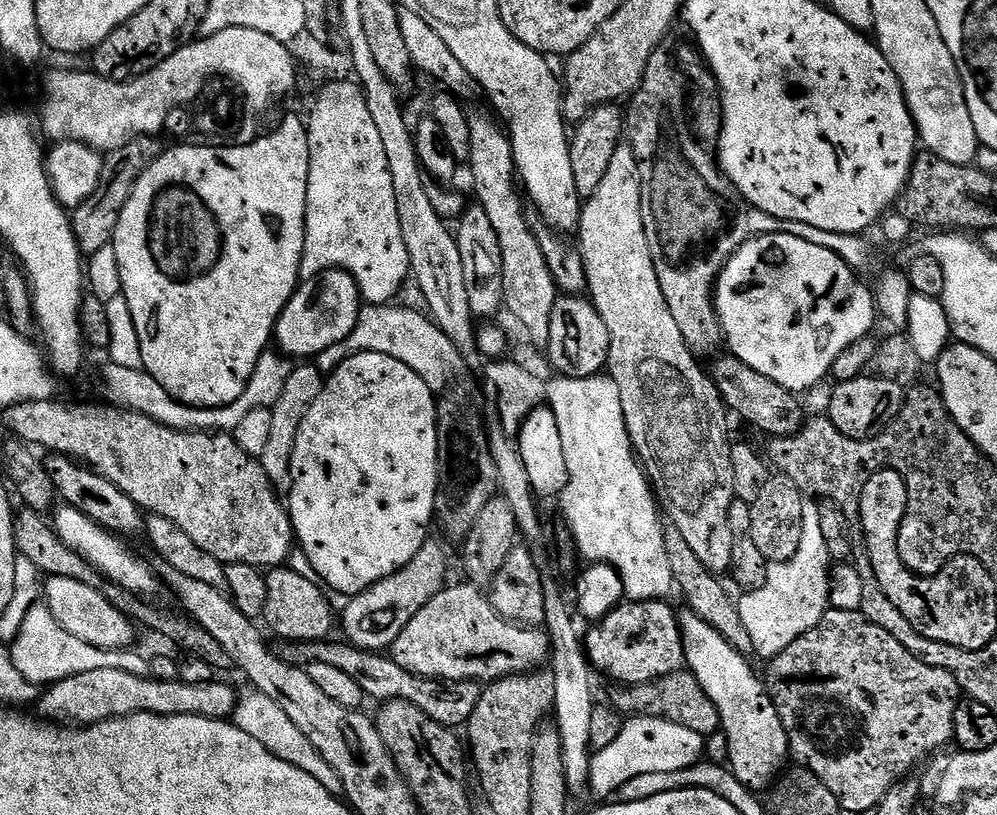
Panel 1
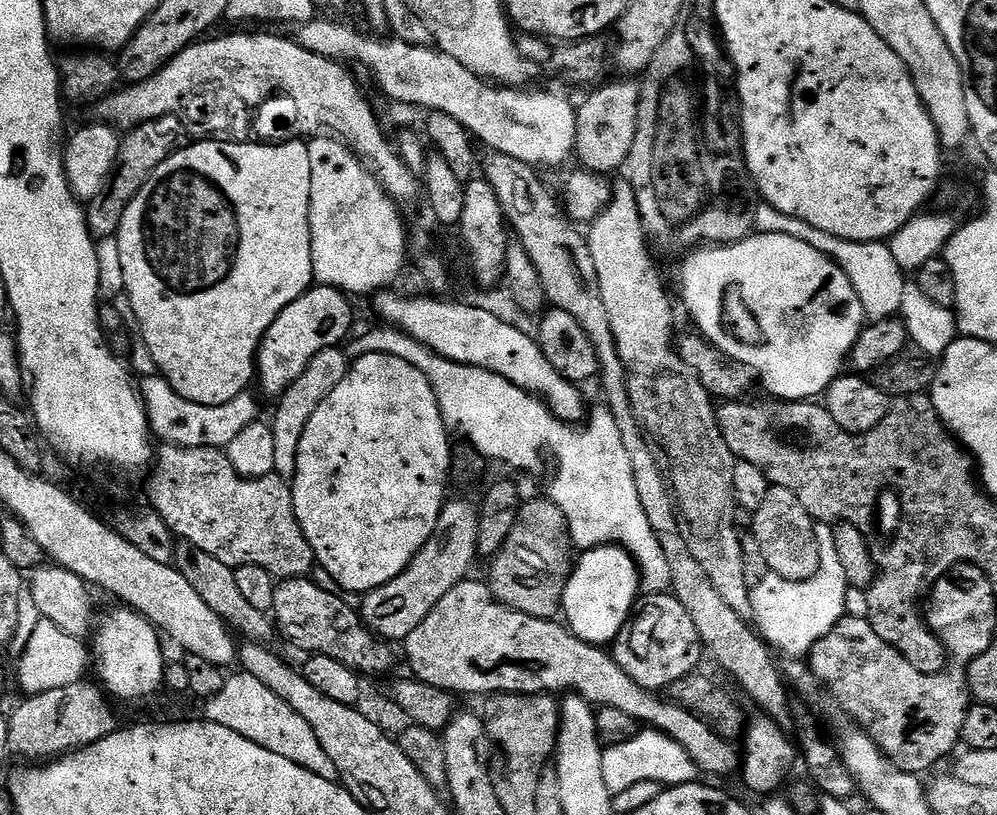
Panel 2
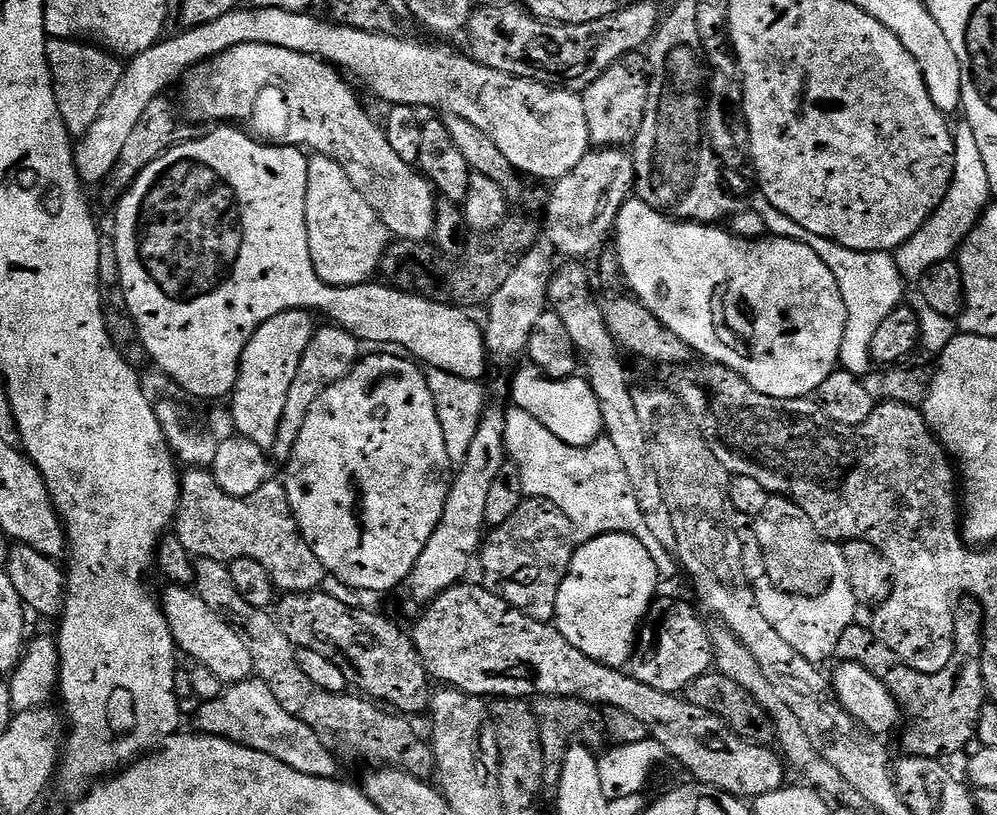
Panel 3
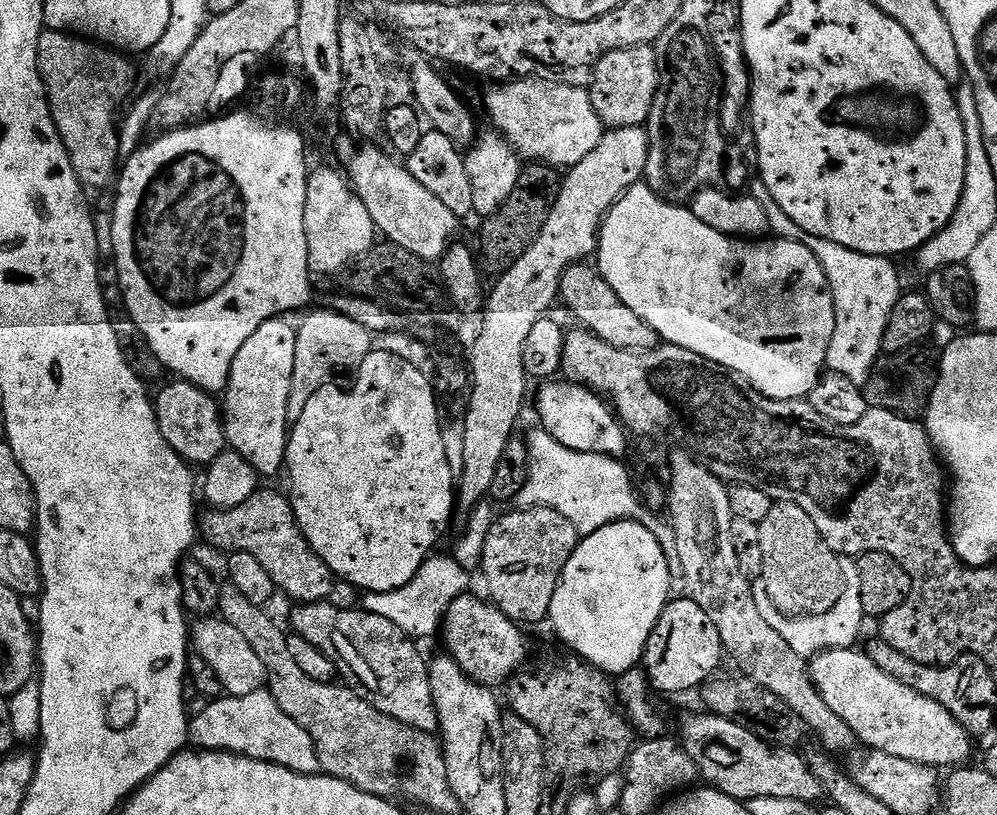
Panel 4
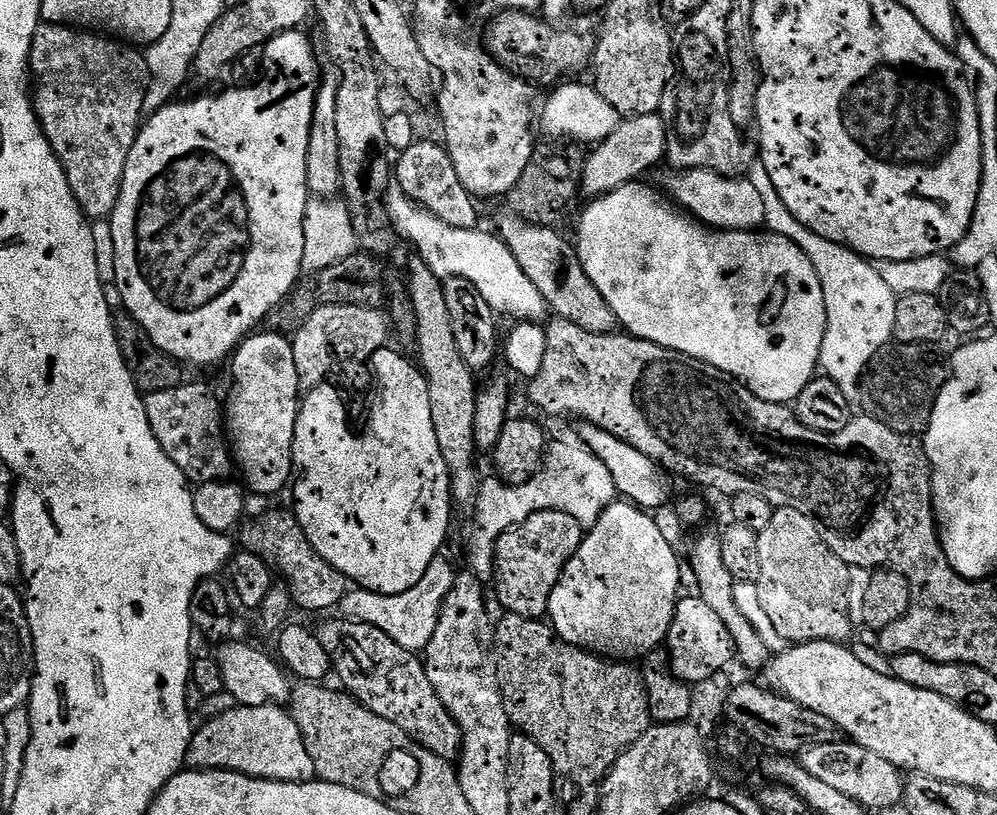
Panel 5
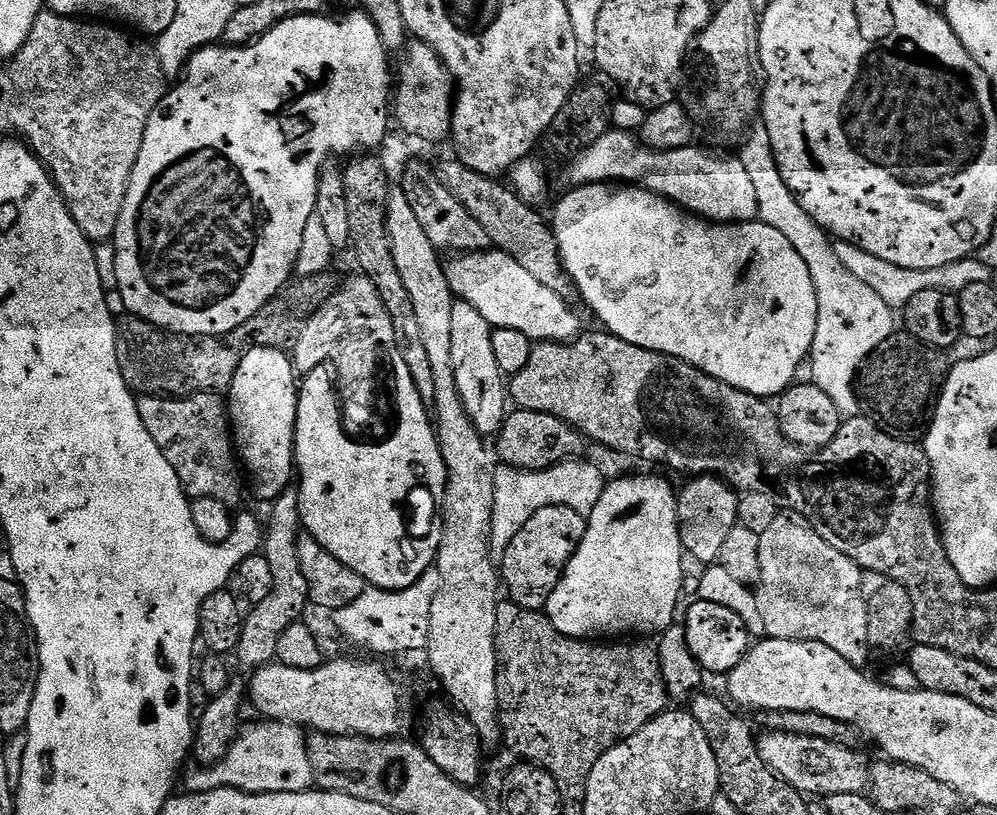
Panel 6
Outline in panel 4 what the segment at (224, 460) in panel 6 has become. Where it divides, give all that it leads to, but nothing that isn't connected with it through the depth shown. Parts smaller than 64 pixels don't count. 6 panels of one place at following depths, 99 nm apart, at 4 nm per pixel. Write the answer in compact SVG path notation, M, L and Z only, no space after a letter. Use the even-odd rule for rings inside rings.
M179 378L171 381L154 396L156 421L158 430L162 430L162 438L189 465L207 466L213 464L226 451L224 439L224 420L222 408L217 397L211 392L202 390L198 386Z

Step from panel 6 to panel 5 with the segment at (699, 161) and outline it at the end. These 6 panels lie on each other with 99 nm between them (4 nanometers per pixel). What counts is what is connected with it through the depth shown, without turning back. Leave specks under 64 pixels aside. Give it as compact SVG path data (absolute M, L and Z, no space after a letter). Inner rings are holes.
M685 168L671 173L666 192L687 215L710 228L725 232L750 232L765 227L766 205L747 178L719 176L709 168Z

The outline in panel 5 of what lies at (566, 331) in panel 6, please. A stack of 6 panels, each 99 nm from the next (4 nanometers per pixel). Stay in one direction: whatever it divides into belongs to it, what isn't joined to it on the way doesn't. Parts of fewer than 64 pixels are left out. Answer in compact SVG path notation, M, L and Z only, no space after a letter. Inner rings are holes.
M399 190L389 191L387 202L390 222L397 237L401 241L409 240L416 247L415 255L422 262L426 262L430 270L434 270L439 280L474 282L482 298L486 298L486 302L497 314L505 312L508 316L517 316L515 319L520 322L540 322L545 319L548 312L547 302L542 294L538 294L538 286L534 286L534 282L526 278L522 266L518 266L514 254L510 254L499 235L491 231L480 232L479 227L452 226L450 222L444 222L442 218L430 214L430 210L415 204Z

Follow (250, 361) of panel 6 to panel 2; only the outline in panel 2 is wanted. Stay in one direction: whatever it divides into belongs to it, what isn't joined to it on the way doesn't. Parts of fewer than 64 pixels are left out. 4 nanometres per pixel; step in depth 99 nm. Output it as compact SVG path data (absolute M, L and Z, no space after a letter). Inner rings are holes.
M313 286L280 311L278 318L274 318L266 330L260 341L260 351L256 353L254 372L266 395L279 398L322 350L339 348L349 339L348 331L352 328L351 302L338 288Z

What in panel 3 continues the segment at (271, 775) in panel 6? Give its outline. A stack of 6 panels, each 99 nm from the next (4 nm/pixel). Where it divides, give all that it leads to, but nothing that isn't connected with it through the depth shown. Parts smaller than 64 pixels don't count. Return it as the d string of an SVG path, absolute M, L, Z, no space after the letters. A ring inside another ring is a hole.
M249 678L240 684L229 684L224 692L213 700L203 701L196 712L197 733L205 736L221 736L241 744L262 754L270 754L270 758L278 758L290 770L298 770L298 774L310 774L314 778L337 779L336 764L338 757L320 740L320 736L306 726L294 714L282 710L278 698L258 678Z

